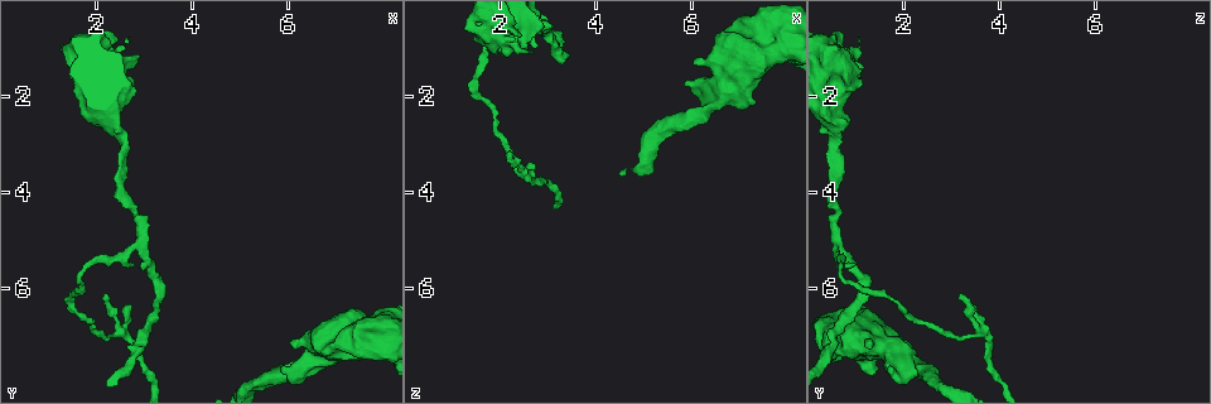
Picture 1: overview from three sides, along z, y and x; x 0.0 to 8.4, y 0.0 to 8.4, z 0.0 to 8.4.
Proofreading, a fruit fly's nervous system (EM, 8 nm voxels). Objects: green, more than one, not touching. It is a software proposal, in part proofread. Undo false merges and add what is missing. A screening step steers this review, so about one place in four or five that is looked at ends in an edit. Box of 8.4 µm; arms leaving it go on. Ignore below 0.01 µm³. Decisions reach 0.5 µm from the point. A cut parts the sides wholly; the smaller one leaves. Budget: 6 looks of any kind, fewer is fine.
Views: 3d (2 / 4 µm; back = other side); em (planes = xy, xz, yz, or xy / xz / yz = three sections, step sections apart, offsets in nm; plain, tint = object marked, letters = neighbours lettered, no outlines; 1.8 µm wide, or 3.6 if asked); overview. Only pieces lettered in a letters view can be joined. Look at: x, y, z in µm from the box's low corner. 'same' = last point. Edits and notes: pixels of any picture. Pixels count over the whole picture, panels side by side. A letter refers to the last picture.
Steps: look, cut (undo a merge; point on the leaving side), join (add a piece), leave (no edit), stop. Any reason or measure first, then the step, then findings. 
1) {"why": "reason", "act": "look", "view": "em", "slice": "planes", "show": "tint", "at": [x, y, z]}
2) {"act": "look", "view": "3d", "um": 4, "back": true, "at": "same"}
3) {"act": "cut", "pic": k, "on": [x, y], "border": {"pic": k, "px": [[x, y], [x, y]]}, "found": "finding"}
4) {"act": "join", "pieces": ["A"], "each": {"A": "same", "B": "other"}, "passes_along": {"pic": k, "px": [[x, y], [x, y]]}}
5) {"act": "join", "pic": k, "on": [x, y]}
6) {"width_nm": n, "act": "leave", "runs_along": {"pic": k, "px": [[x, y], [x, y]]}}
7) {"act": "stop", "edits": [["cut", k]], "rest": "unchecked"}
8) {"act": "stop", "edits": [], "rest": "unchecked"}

{"act": "look", "view": "3d", "um": 2, "at": [2.65, 6.95, 3.70]}

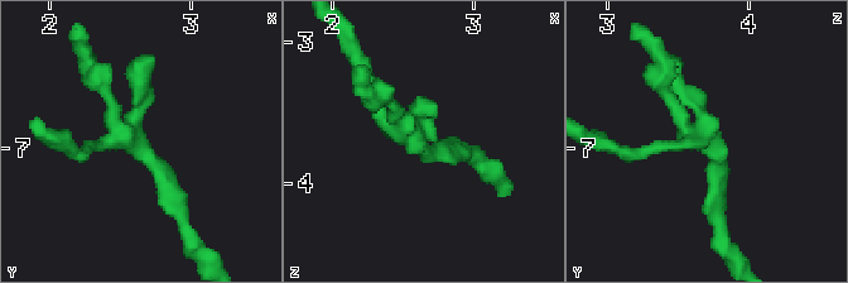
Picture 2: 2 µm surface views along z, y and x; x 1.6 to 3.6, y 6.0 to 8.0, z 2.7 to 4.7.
{"why": "shape alone is not enough", "act": "look", "view": "em", "um": 3.6, "slice": "planes", "show": "letters", "at": [2.62, 6.96, 3.74]}

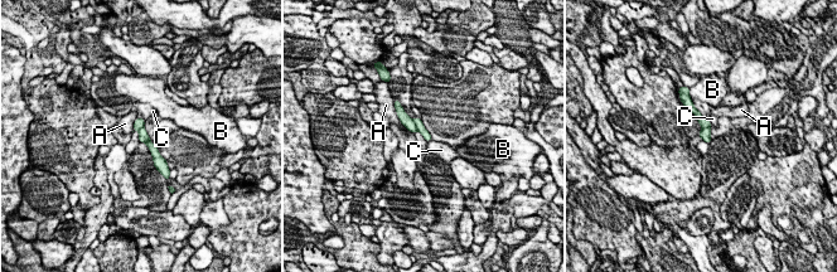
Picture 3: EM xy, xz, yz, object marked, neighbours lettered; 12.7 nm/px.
{"width_nm": 130, "act": "cut", "pic": 3, "on": [417, 121], "each": {"A": "other", "B": "other", "C": "other"}, "border": {"pic": 3, "px": [[412, 120], [417, 130]]}, "found": "two neurons meet here"}

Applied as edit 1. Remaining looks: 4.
{"why": "an open end", "act": "look", "view": "3d", "um": 2, "at": [2.80, 5.50, 1.00]}

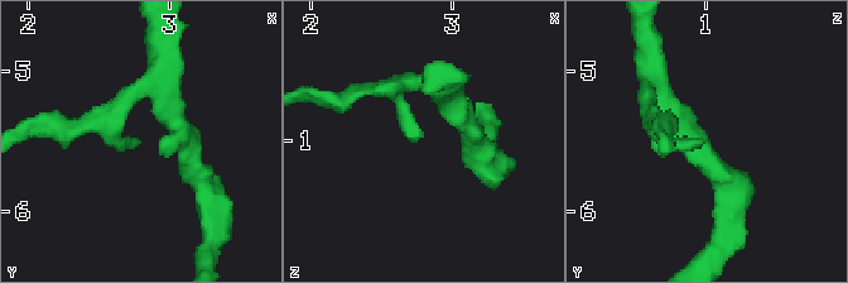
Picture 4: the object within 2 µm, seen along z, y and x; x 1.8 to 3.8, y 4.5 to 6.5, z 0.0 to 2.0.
{"why": "now the EM", "act": "look", "view": "em", "slice": "planes", "show": "letters", "at": [2.78, 5.50, 0.96]}

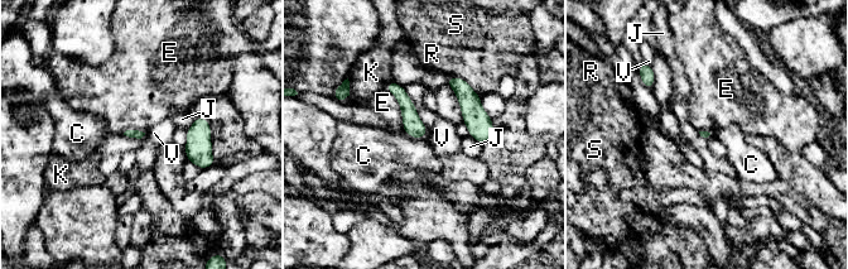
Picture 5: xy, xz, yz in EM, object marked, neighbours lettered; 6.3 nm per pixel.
{"act": "leave", "each": {"C": "other", "E": "other", "J": "other", "K": "other", "R": "other", "S": "other", "V": "other"}, "border": {"pic": 5, "px": [[384, 89], [395, 97], [408, 134]]}, "found": "none of them fits"}

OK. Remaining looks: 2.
{"why": "thick turns thin", "act": "look", "view": "em", "um": 3.6, "slice": "planes", "show": "letters", "at": [7.50, 6.95, 0.75]}

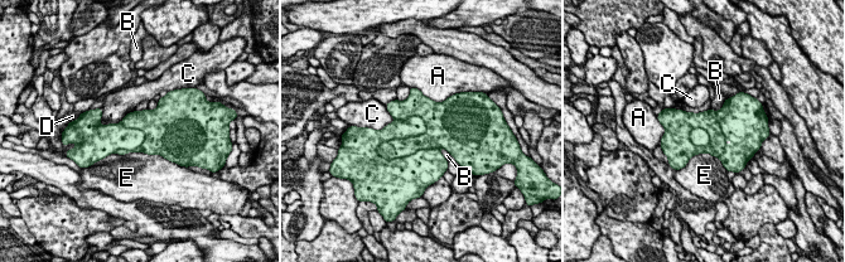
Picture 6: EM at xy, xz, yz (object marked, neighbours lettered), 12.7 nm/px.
{"longest_contact_nm": ["E", 850], "act": "cut", "pic": 6, "on": [396, 148], "each": {"A": "other", "B": "other", "C": "other", "D": "other", "E": "other"}, "border": {"pic": 6, "px": [[424, 120], [421, 134], [380, 145]]}, "found": "two neurons meet here"}

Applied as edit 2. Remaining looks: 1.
{"act": "stop", "edits": [["cut", 3], ["cut", 6]], "rest": "unchecked"}

